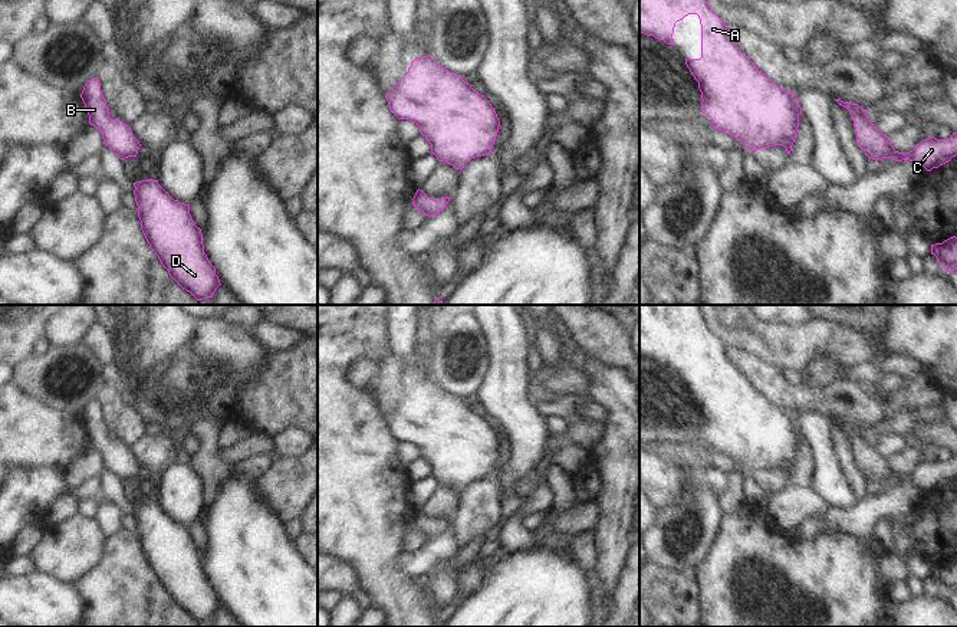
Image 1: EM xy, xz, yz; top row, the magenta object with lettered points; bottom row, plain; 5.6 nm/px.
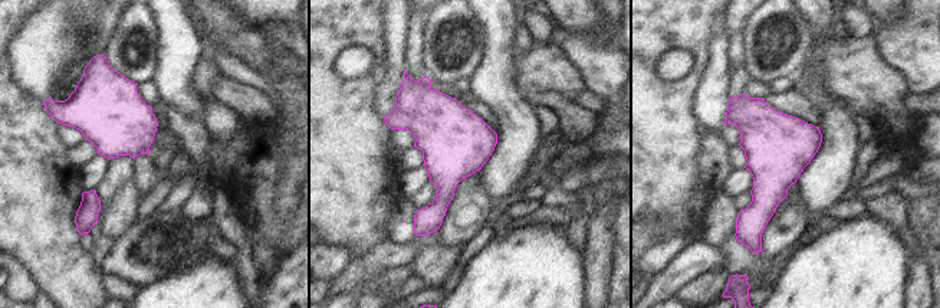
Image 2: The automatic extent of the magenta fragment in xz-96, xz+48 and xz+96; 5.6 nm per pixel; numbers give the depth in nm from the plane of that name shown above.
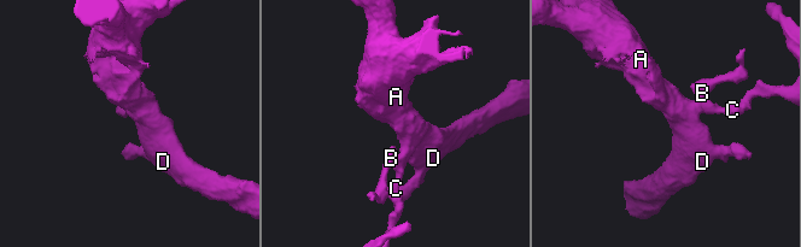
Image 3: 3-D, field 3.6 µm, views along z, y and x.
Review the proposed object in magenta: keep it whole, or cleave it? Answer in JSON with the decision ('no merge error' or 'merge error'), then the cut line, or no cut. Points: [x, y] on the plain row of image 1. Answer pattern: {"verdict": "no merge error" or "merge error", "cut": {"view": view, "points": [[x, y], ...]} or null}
{"verdict": "no merge error", "cut": null}

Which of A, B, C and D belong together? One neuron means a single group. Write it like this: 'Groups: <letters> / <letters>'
Groups: A B C D

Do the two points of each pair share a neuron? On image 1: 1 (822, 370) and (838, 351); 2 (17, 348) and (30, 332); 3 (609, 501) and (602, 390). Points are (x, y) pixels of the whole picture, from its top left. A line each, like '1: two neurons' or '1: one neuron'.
1: two neurons
2: one neuron
3: one neuron

